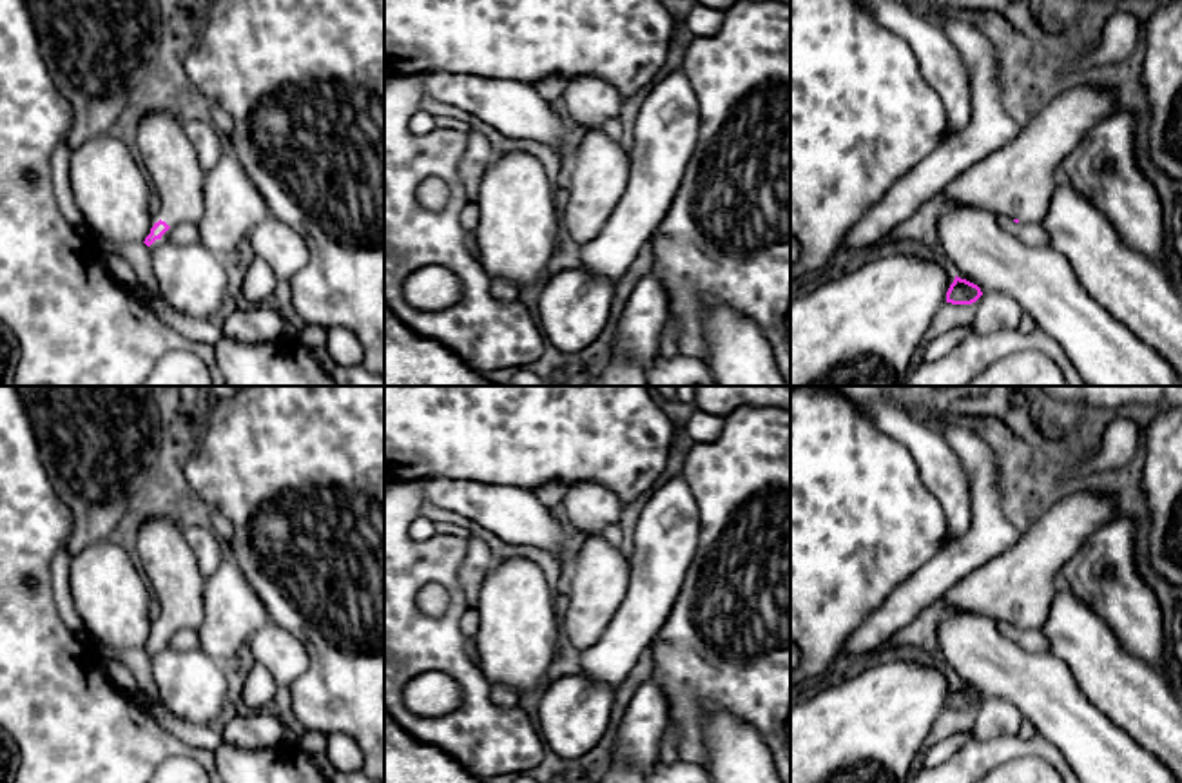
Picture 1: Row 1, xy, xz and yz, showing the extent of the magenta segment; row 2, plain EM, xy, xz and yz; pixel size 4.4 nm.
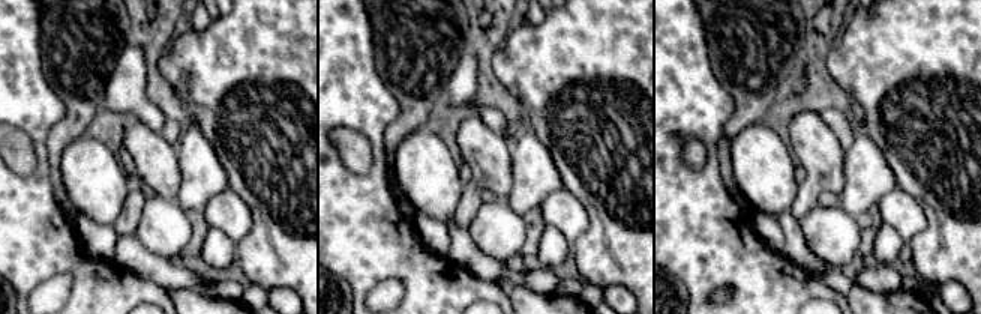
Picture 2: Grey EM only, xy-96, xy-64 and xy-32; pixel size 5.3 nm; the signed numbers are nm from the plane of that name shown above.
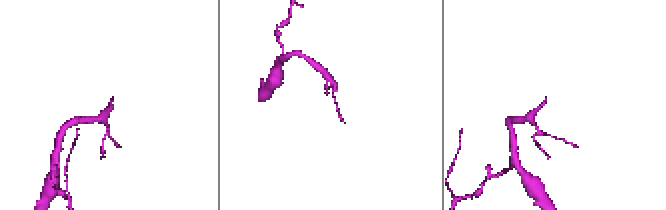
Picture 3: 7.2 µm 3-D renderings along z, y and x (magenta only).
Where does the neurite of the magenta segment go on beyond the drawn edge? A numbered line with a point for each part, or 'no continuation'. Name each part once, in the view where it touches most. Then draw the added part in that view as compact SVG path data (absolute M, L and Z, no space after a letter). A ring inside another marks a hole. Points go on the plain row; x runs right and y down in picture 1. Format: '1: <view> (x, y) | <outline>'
1: xy (167, 562) | M163 517L149 520L138 536L138 566L161 605L161 627L196 631L205 618L205 576L183 529Z

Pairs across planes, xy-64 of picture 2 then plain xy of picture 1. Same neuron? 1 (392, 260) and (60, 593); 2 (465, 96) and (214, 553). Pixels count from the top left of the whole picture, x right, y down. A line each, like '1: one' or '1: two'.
1: two
2: one

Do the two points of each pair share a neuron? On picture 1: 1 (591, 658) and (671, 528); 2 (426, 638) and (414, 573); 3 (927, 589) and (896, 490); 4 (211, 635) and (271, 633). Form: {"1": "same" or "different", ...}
{"1": "same", "2": "same", "3": "different", "4": "different"}

